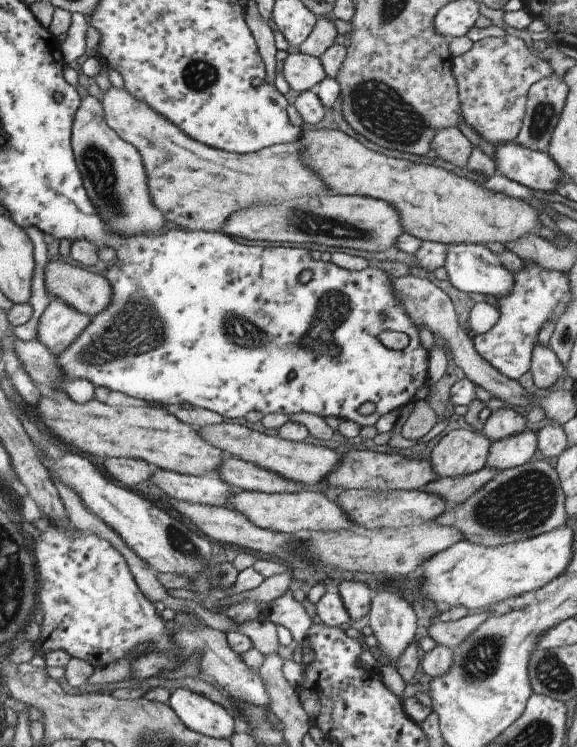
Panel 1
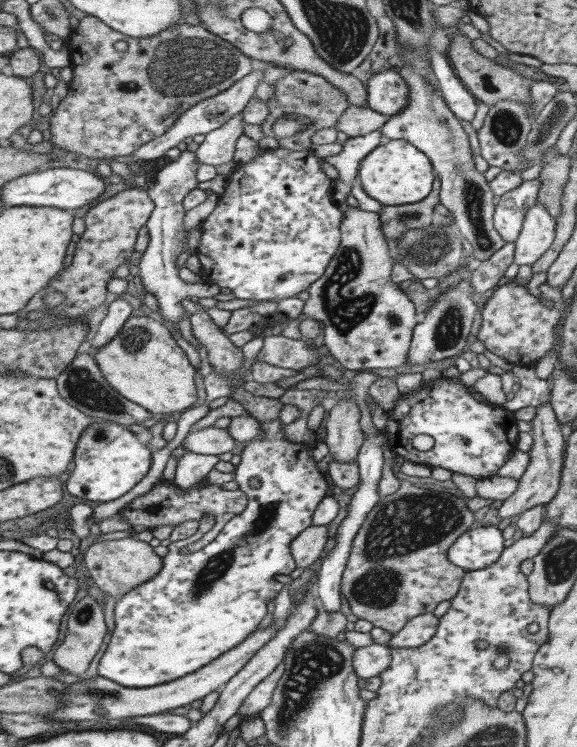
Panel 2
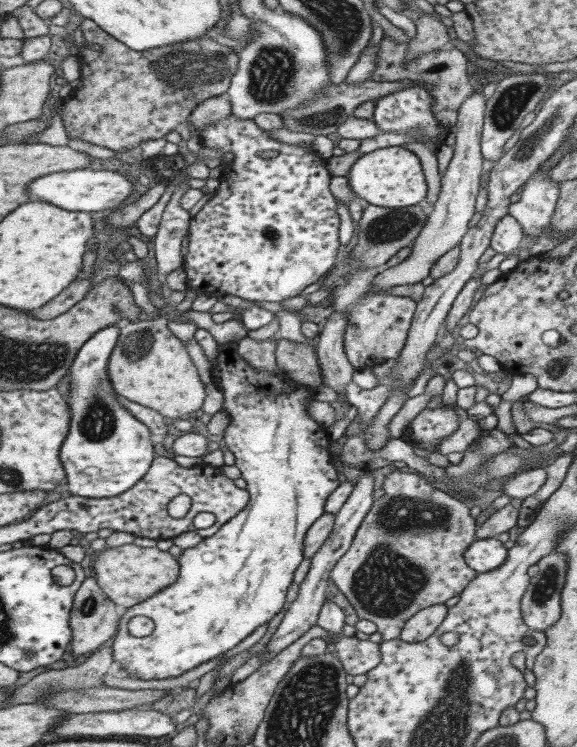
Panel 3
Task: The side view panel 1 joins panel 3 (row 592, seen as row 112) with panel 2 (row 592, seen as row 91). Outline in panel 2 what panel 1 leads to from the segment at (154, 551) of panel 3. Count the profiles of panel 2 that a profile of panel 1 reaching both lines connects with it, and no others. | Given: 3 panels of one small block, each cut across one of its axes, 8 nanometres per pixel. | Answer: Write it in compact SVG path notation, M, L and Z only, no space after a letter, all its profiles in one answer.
M133 537L91 543L86 546L82 556L86 573L95 586L115 599L143 581L149 582L161 569L161 557L146 542Z

